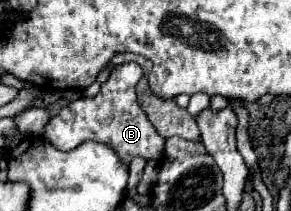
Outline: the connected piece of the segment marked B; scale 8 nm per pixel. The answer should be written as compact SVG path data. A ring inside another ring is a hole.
M124 63L114 67L110 79L102 85L96 97L76 99L74 103L64 107L56 117L50 119L50 123L44 129L44 139L54 143L54 147L62 151L74 149L80 143L92 139L110 145L126 161L132 161L134 157L162 159L164 139L156 133L156 129L148 121L148 115L142 111L136 99L134 87L140 77L142 77L142 69L136 63Z

